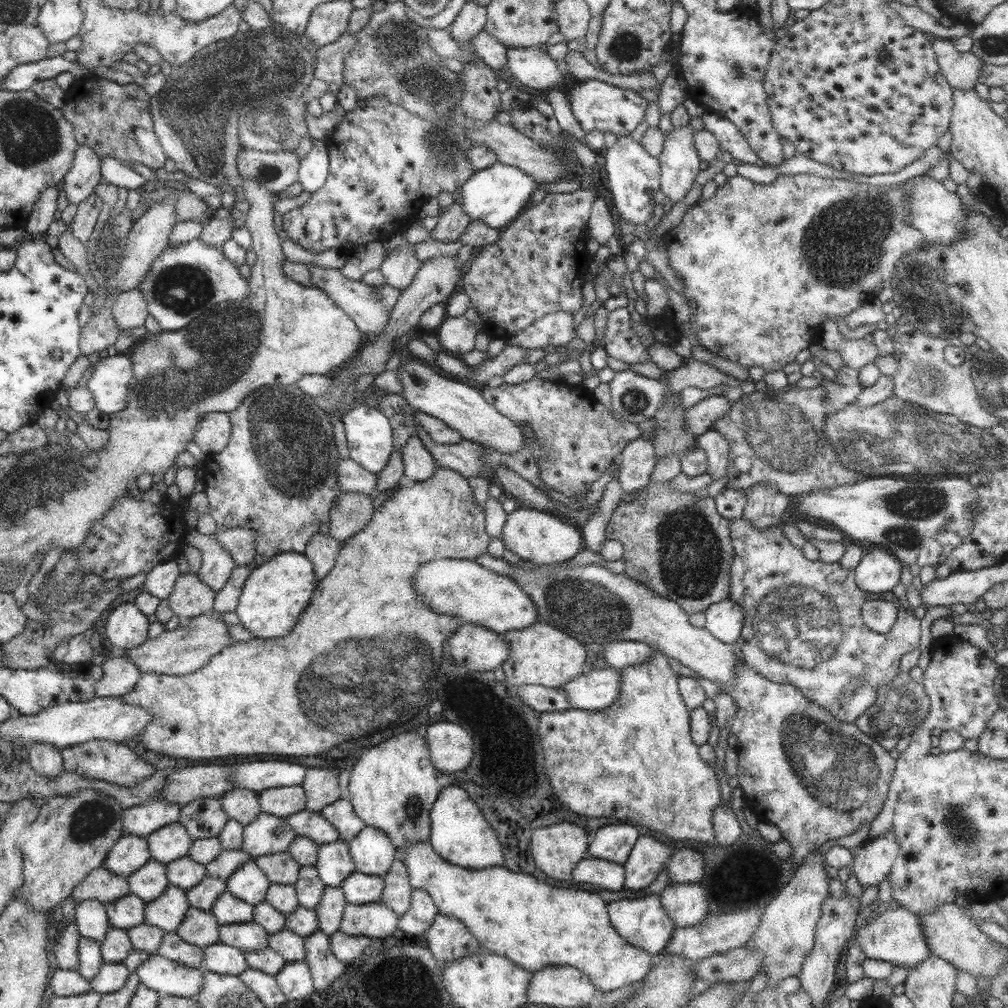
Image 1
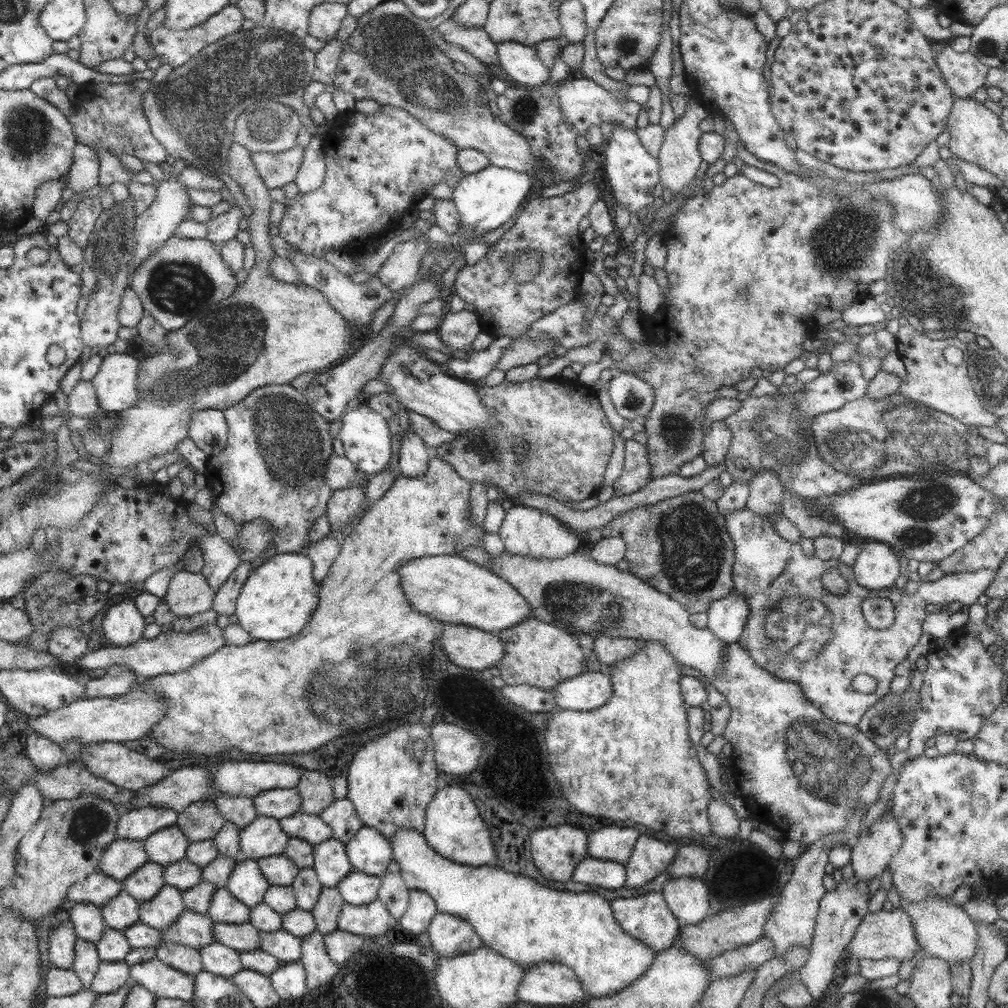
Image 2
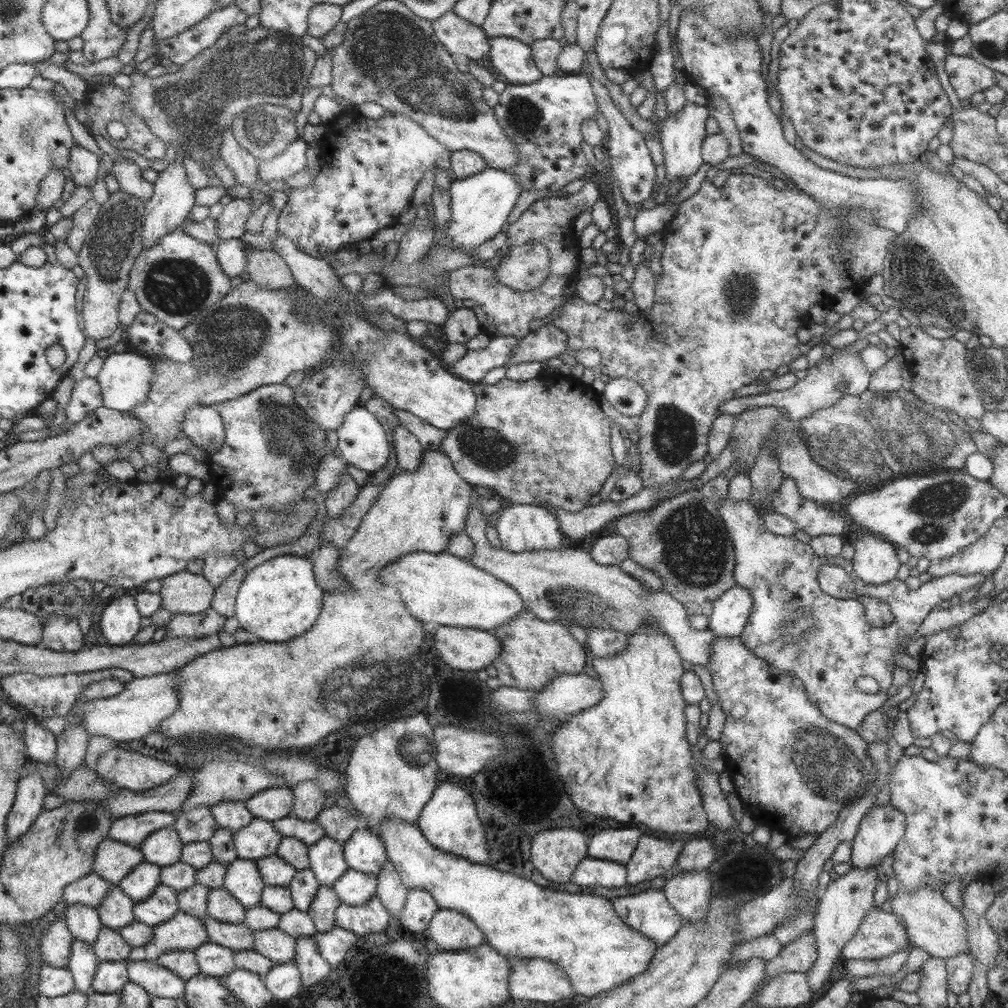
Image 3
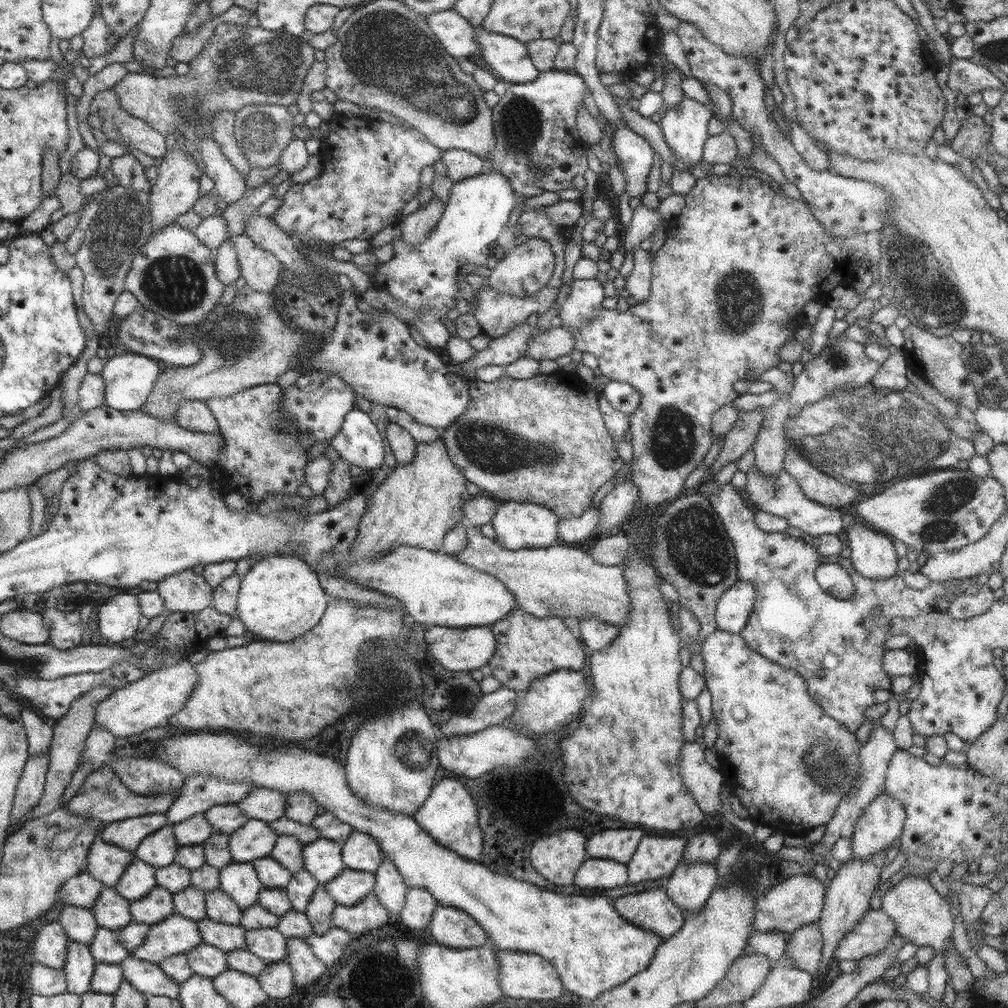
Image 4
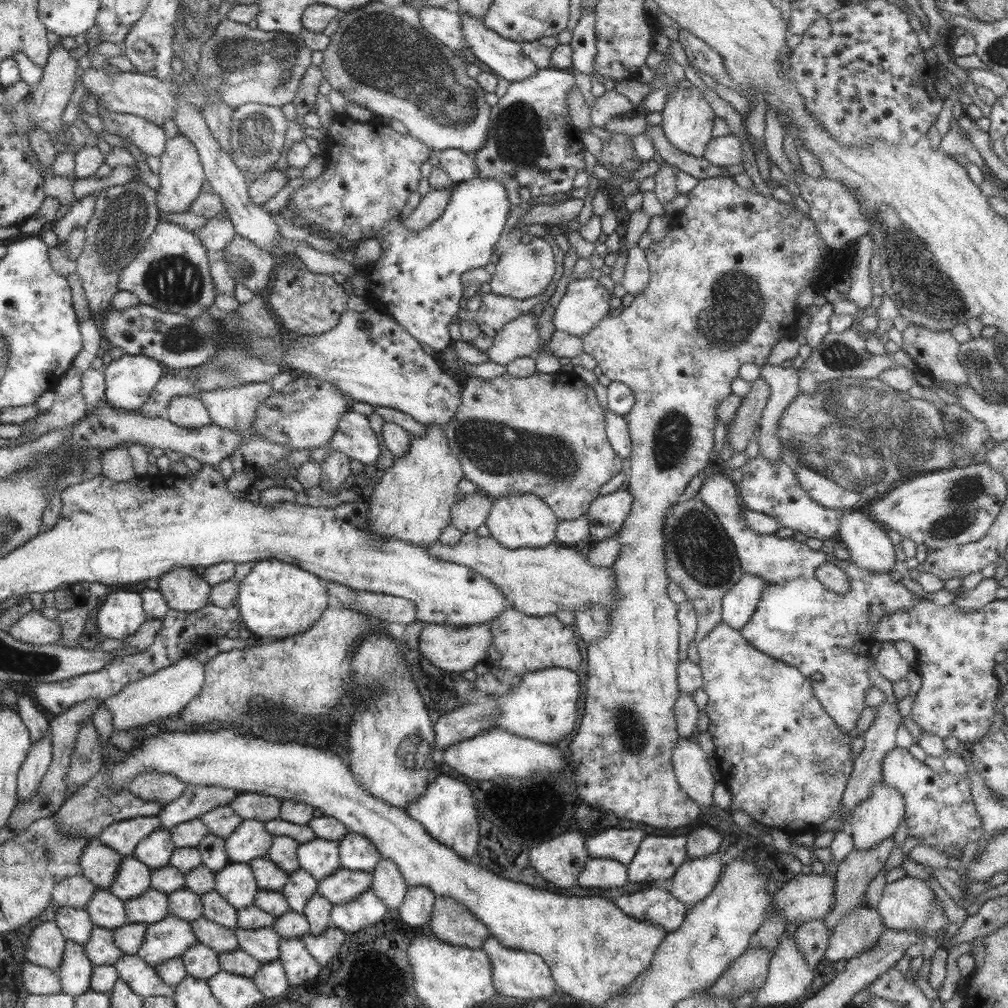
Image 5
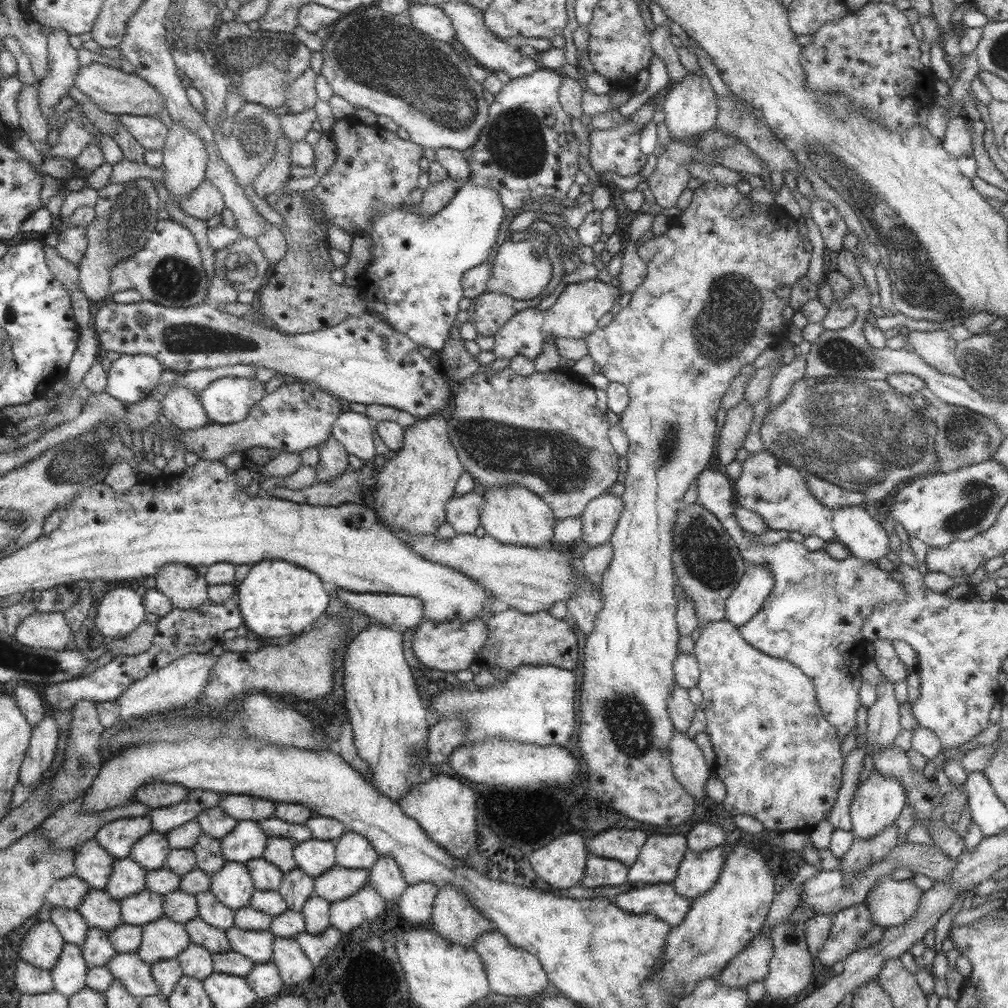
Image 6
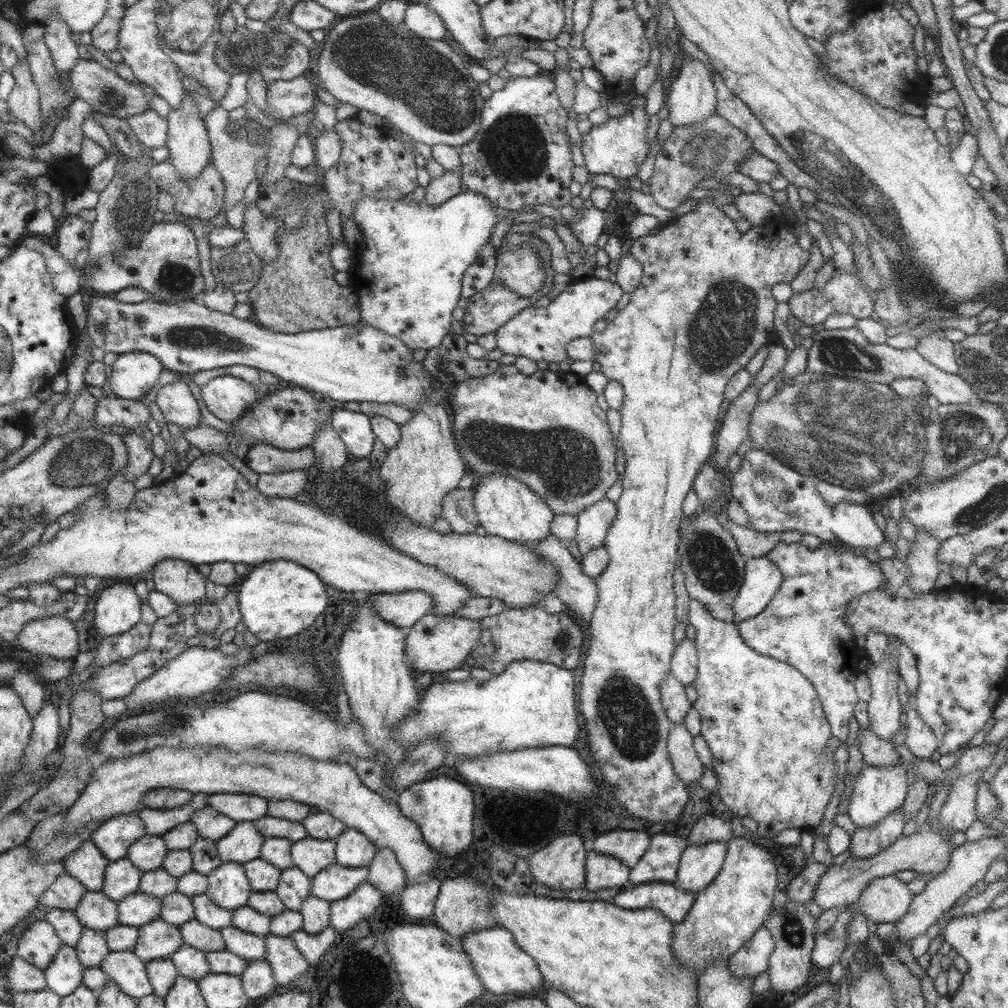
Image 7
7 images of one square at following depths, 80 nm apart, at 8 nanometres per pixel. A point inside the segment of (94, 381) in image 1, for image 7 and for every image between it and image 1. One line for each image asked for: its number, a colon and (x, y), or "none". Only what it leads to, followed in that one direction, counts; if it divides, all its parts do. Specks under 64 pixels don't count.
2: (116, 382)
3: (126, 378)
4: (130, 379)
5: (130, 380)
6: (131, 378)
7: (134, 373)

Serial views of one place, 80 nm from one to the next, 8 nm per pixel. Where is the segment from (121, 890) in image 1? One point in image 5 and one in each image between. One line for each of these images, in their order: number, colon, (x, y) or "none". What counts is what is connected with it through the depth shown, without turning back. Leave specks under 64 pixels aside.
2: (99, 889)
3: (92, 890)
4: (83, 891)
5: (76, 891)

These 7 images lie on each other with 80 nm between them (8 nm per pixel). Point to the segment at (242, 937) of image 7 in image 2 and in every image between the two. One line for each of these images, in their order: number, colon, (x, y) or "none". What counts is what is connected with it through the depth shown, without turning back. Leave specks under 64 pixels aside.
2: (286, 948)
3: (279, 947)
4: (268, 944)
5: (262, 943)
6: (257, 946)

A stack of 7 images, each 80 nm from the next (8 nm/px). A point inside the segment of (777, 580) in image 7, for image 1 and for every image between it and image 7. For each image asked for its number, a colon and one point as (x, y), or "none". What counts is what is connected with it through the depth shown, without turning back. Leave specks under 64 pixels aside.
1: (724, 620)
2: (727, 617)
3: (731, 611)
4: (733, 610)
5: (739, 603)
6: (756, 584)

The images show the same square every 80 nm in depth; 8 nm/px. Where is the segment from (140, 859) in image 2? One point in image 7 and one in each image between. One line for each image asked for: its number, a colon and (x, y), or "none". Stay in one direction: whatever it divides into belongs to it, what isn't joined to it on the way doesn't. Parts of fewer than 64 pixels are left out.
3: (115, 860)
4: (106, 862)
5: (101, 863)
6: (93, 864)
7: (88, 864)

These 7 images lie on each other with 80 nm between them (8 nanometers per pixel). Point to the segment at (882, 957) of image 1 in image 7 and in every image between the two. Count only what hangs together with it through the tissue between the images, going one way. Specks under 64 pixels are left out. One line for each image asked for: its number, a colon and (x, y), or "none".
2: (882, 934)
3: (880, 934)
4: (871, 934)
5: (860, 930)
6: (849, 924)
7: (828, 945)

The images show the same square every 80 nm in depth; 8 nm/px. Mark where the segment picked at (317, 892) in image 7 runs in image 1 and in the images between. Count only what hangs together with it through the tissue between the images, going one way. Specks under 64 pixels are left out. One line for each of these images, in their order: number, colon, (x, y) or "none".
1: (359, 888)
2: (358, 888)
3: (353, 888)
4: (349, 887)
5: (344, 885)
6: (337, 884)

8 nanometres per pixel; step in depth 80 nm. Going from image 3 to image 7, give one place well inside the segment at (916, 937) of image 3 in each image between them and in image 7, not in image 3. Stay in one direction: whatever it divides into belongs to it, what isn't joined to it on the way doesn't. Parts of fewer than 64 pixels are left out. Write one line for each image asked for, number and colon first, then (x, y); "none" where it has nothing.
4: (922, 917)
5: (906, 903)
6: (890, 903)
7: (886, 899)

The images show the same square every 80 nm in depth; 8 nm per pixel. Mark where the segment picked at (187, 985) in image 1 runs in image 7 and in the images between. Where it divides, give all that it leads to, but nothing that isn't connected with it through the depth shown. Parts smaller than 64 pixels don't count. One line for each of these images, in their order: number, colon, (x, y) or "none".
2: (163, 981)
3: (157, 980)
4: (146, 977)
5: (143, 978)
6: (136, 975)
7: (127, 968)

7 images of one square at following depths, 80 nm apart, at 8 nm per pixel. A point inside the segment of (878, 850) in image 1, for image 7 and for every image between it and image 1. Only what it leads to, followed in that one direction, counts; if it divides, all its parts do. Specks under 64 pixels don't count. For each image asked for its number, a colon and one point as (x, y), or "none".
2: (874, 848)
3: (882, 828)
4: (881, 822)
5: (877, 818)
6: (878, 800)
7: (877, 792)

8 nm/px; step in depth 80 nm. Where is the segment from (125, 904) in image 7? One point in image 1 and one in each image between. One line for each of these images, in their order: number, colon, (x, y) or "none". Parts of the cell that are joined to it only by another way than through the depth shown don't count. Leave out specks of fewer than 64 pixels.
1: (167, 912)
2: (160, 912)
3: (162, 906)
4: (152, 909)
5: (153, 906)
6: (141, 909)

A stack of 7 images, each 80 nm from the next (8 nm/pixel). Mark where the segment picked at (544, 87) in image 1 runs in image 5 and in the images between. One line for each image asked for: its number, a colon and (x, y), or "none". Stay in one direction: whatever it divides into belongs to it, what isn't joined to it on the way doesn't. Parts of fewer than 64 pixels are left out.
2: (519, 62)
3: (512, 61)
4: (507, 57)
5: (504, 58)

